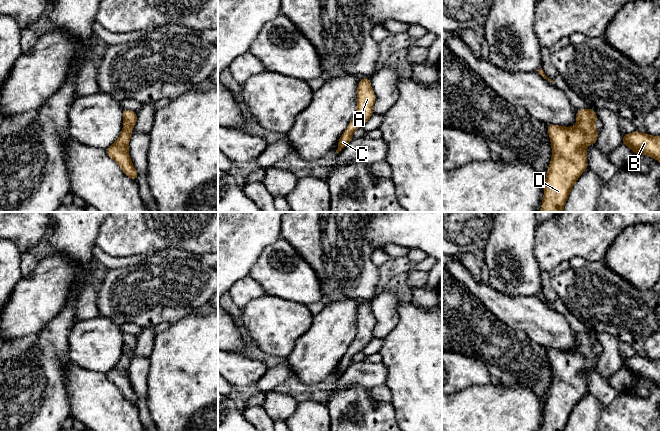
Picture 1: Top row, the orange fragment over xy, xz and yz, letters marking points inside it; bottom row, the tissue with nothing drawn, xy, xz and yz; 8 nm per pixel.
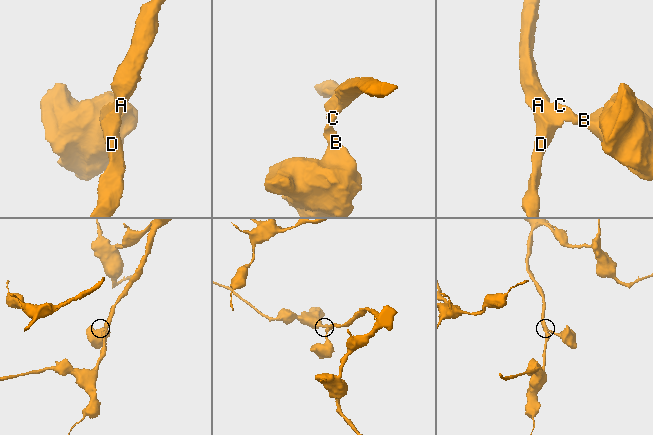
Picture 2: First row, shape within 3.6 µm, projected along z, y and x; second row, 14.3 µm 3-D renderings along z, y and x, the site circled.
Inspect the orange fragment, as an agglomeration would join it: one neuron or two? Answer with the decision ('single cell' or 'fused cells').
single cell

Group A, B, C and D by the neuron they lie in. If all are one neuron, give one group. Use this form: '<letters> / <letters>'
A B C D

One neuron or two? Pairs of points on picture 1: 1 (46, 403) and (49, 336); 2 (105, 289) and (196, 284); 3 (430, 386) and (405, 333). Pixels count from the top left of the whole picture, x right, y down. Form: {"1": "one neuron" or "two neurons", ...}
{"1": "one neuron", "2": "one neuron", "3": "one neuron"}

